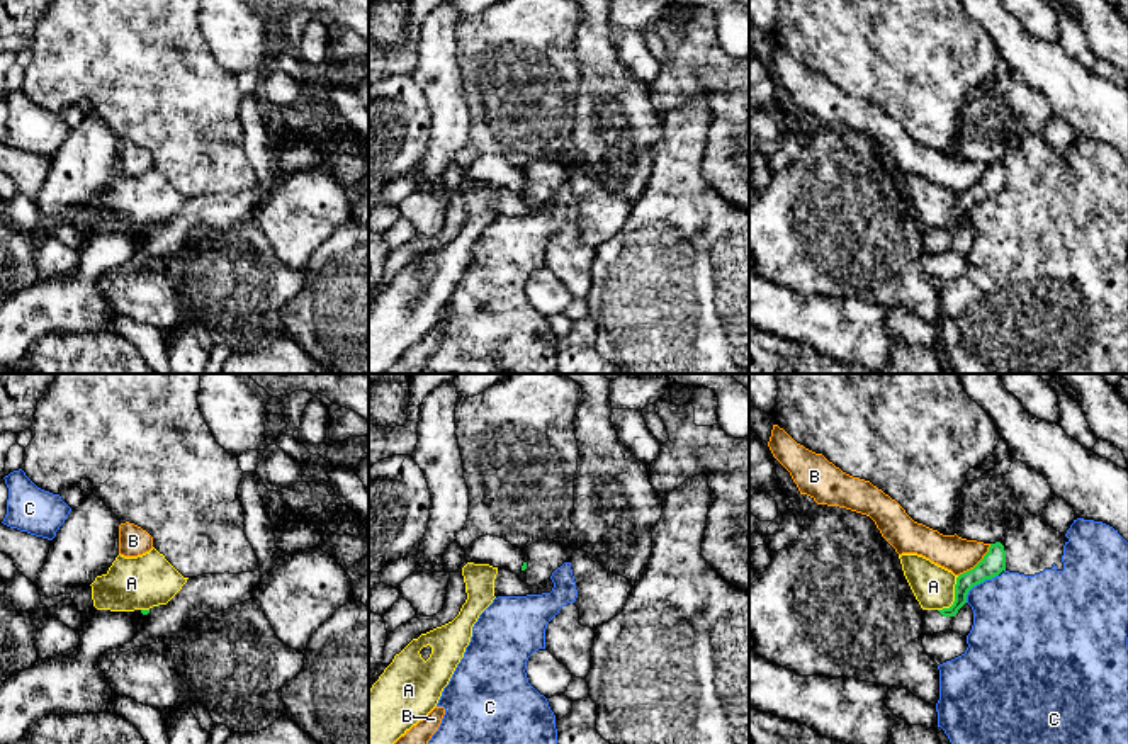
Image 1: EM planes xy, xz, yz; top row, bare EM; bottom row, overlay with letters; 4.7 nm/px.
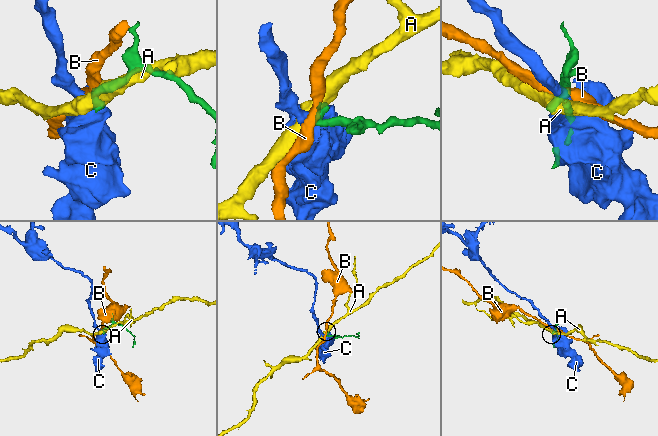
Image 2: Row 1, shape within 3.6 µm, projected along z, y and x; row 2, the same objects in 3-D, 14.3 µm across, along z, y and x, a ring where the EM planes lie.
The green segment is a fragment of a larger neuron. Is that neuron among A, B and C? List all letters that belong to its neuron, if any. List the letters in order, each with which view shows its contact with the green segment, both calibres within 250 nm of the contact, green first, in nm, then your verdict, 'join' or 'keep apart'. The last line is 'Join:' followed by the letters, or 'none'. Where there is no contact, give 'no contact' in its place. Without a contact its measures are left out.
A: meets green in yz; 110 nm thick on the green side, 200 nm on the other; keep apart
B: meets green in yz; 110 nm thick on the green side, 170 nm on the other; keep apart
C: meets green in yz; 110 nm thick on the green side, 420 nm on the other; keep apart
Join: none

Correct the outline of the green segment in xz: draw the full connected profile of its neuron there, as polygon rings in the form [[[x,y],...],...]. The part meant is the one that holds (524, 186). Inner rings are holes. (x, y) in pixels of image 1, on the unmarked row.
[[[479,156],[465,168],[465,180],[489,183],[520,195],[527,189],[523,168],[518,168],[499,156]]]

